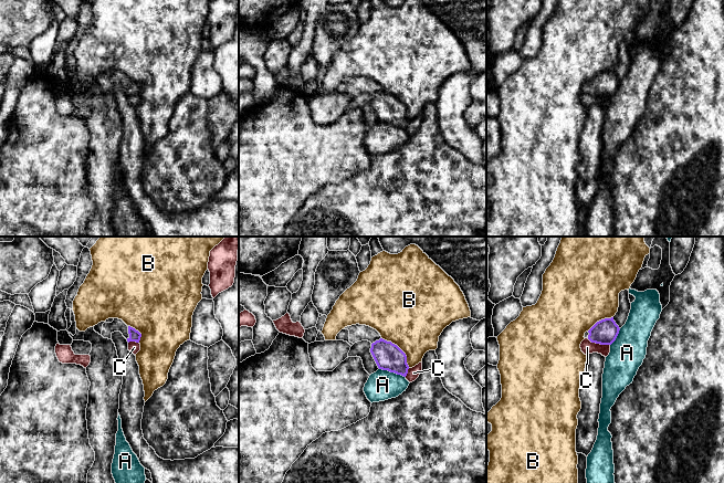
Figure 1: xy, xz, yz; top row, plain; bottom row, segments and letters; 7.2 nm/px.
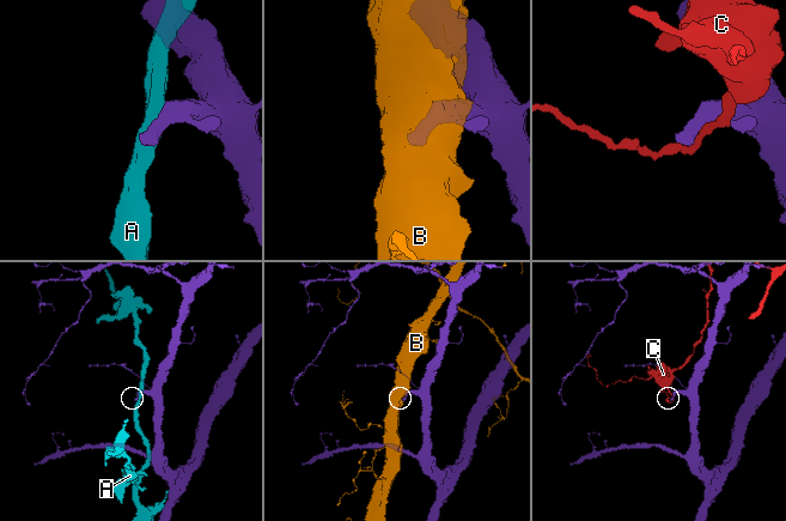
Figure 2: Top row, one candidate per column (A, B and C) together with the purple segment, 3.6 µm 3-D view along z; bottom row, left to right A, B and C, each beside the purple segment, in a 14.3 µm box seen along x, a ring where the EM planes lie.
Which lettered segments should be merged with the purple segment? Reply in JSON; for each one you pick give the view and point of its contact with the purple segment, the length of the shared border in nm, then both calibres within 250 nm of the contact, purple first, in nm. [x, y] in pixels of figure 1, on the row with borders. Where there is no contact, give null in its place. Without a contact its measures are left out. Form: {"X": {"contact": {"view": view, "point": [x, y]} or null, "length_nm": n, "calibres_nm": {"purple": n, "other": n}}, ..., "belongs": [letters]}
{"belongs": []}

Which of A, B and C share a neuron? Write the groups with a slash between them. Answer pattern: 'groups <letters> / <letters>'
groups A / B / C

